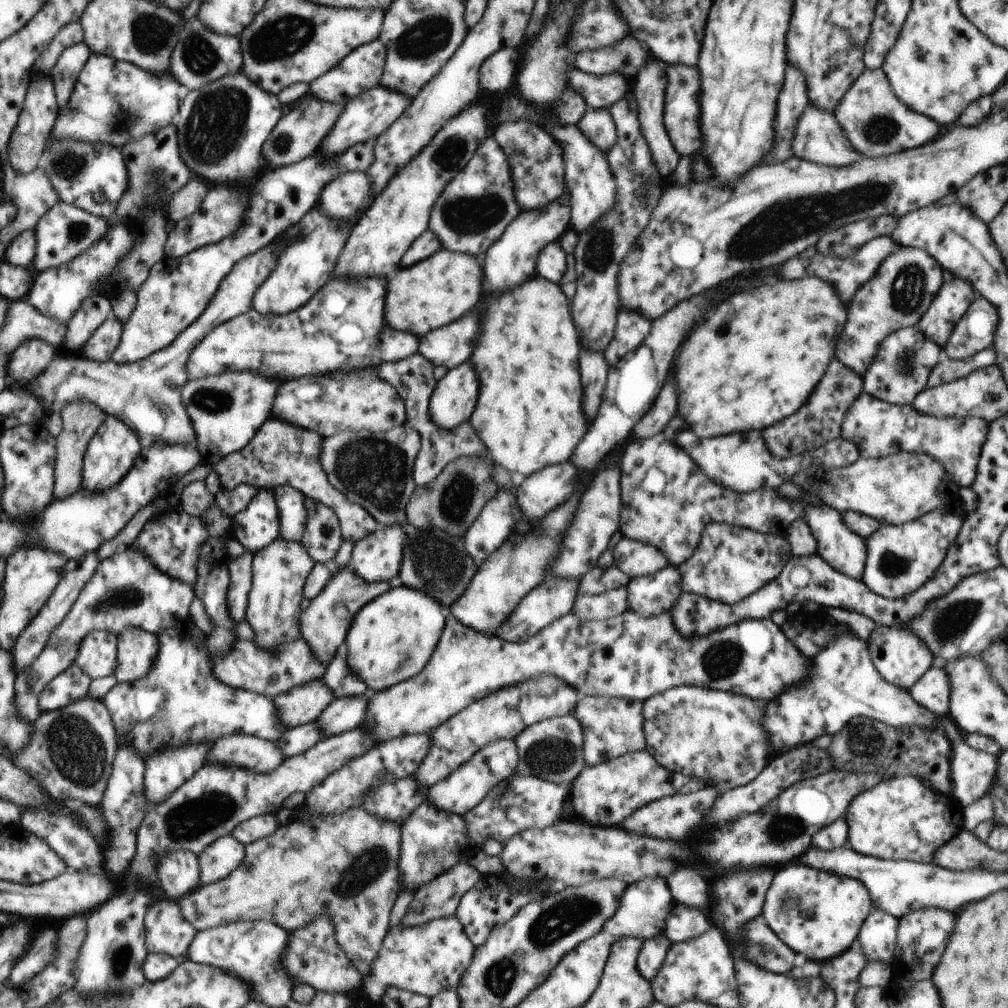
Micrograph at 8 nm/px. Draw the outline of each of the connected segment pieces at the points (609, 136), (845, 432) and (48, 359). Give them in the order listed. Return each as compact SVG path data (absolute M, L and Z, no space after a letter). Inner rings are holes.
M590 109L575 124L581 133L606 154L617 142L618 132L609 109Z
M866 391L855 398L846 411L844 422L841 424L841 437L853 442L865 459L881 459L906 451L909 453L924 453L938 461L960 488L970 487L977 478L979 456L989 431L989 422L984 419L957 419L954 417L930 416L918 412L912 405L893 405Z
M28 340L28 344L24 344L20 352L16 352L16 360L12 360L8 374L14 380L38 379L38 374L55 360L55 354L56 348L48 344L48 341Z

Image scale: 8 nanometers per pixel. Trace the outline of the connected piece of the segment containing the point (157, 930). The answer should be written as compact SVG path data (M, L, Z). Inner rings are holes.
M165 897L159 898L159 900L152 904L152 906L148 909L146 916L146 927L146 943L148 953L166 953L173 956L177 960L180 960L182 956L184 956L184 960L186 960L186 954L190 950L191 942L195 939L195 936L199 932L199 930L195 928L195 925L193 925L191 921L183 915L180 904L178 904L177 901L173 901L172 899Z

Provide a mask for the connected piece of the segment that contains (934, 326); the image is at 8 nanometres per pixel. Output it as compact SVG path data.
M960 278L943 283L916 326L928 340L944 350L956 323L964 316L972 301L980 296L975 288Z

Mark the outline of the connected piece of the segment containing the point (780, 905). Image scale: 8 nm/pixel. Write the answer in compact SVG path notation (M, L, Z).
M794 861L777 868L766 893L762 918L776 936L795 953L806 954L808 960L826 962L850 949L866 917L874 909L868 889L856 879L836 873L819 871L801 862Z

